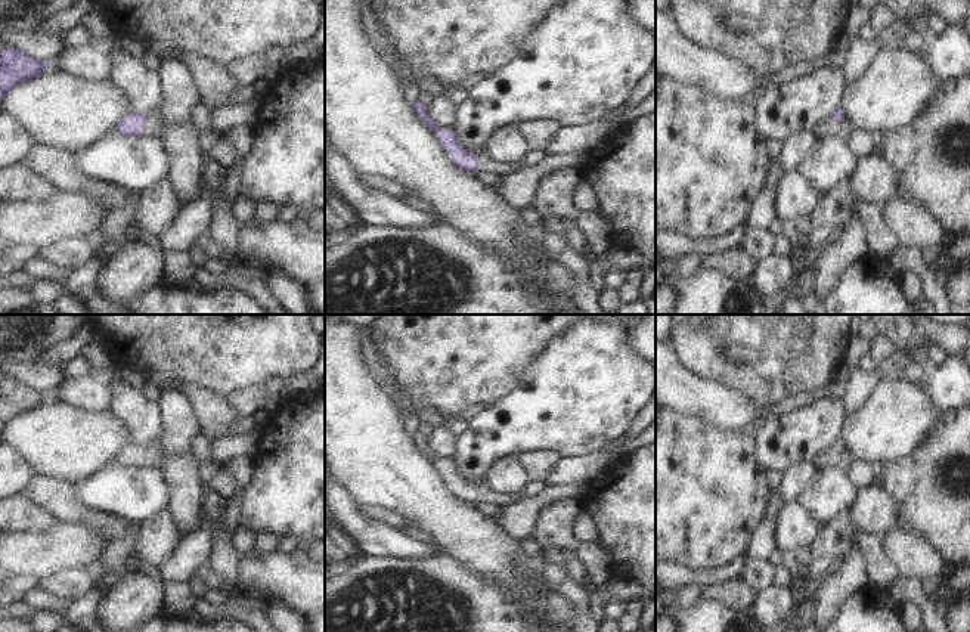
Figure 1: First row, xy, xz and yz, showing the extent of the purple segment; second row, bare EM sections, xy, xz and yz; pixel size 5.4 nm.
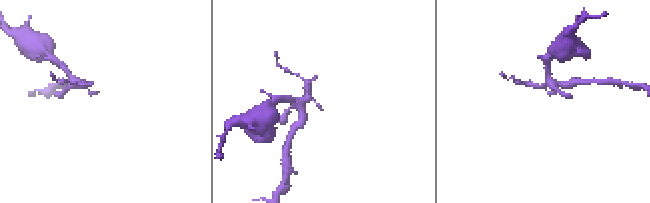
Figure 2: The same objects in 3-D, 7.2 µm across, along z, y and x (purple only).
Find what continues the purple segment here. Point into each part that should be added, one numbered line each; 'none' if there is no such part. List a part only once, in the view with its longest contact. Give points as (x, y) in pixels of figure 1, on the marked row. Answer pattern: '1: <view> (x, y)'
1: xy (155, 124)

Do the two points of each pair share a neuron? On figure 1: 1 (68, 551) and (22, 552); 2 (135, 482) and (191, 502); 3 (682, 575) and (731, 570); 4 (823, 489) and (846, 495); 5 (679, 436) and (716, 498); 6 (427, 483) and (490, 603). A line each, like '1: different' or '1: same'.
1: same
2: different
3: same
4: same
5: same
6: different

